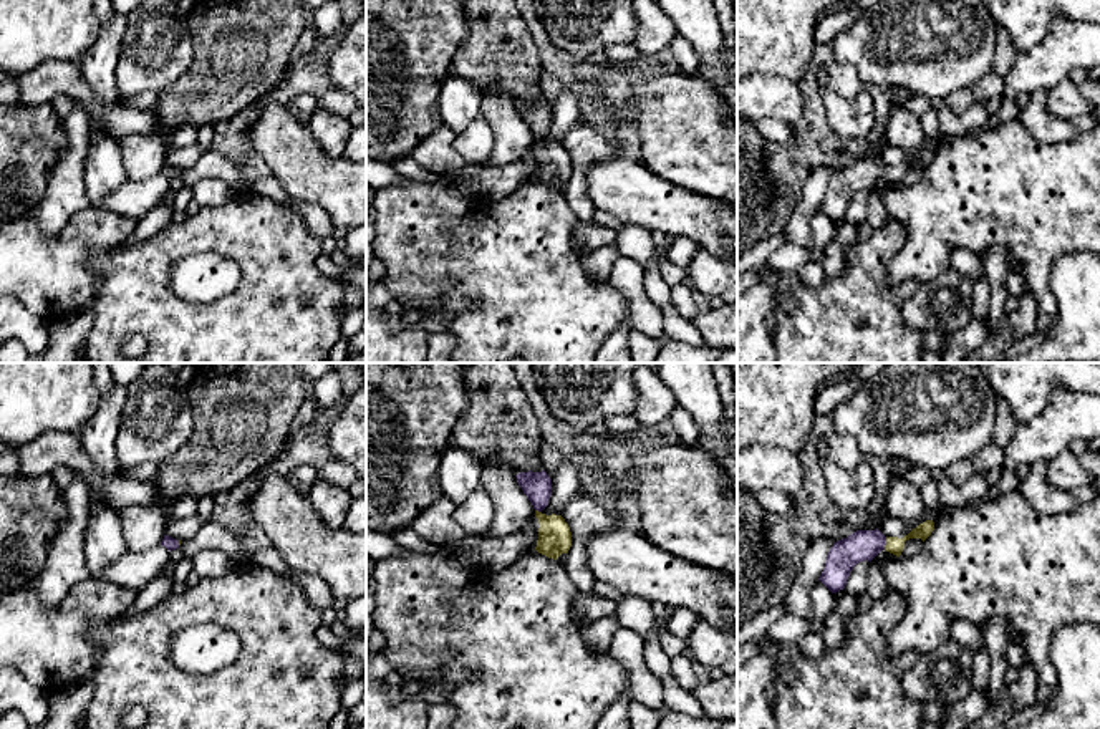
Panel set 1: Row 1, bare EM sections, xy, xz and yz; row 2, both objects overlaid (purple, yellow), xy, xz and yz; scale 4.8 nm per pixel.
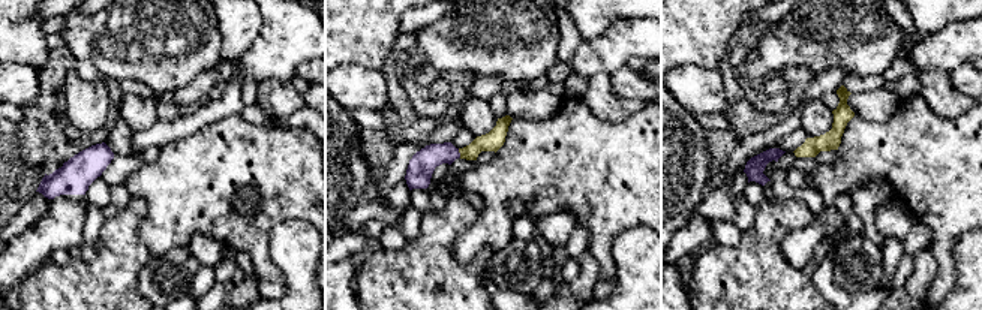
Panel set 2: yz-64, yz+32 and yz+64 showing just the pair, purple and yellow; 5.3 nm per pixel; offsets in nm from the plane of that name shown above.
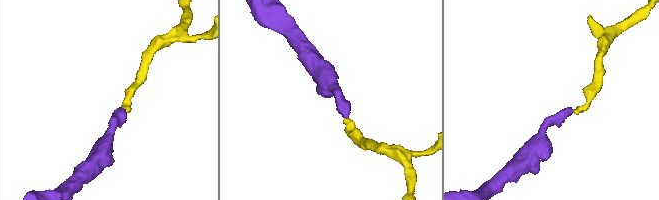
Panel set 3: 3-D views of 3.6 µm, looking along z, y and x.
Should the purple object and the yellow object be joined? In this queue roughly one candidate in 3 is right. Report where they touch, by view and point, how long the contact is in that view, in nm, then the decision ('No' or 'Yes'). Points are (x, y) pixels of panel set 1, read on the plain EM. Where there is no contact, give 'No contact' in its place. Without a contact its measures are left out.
Touches purple at yz (885, 173). Shared border 70 nm. Yes

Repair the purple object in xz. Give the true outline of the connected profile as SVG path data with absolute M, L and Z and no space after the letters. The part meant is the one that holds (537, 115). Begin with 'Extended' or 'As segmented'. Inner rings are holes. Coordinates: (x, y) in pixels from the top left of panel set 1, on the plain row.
Extended. M545 99L520 101L515 104L523 123L528 126L538 147L538 169L535 179L548 187L557 189L568 182L572 176L572 161L562 144L545 144L542 139L548 134L552 124L552 108Z

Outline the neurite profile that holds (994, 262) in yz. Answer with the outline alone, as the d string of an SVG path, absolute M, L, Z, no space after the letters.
M1001 245L991 247L979 255L986 278L989 282L989 313L987 316L999 321L1007 318L1004 303L1009 295L1006 277L1009 272L1007 250Z

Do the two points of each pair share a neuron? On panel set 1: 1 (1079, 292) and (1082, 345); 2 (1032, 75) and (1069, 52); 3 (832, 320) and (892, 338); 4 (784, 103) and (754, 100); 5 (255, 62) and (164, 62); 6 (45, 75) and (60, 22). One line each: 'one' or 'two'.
1: one
2: one
3: one
4: one
5: two
6: two

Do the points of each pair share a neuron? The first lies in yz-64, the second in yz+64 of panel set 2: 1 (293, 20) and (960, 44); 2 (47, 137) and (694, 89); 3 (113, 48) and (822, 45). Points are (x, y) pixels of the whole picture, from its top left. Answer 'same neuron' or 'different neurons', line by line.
1: same neuron
2: different neurons
3: same neuron

